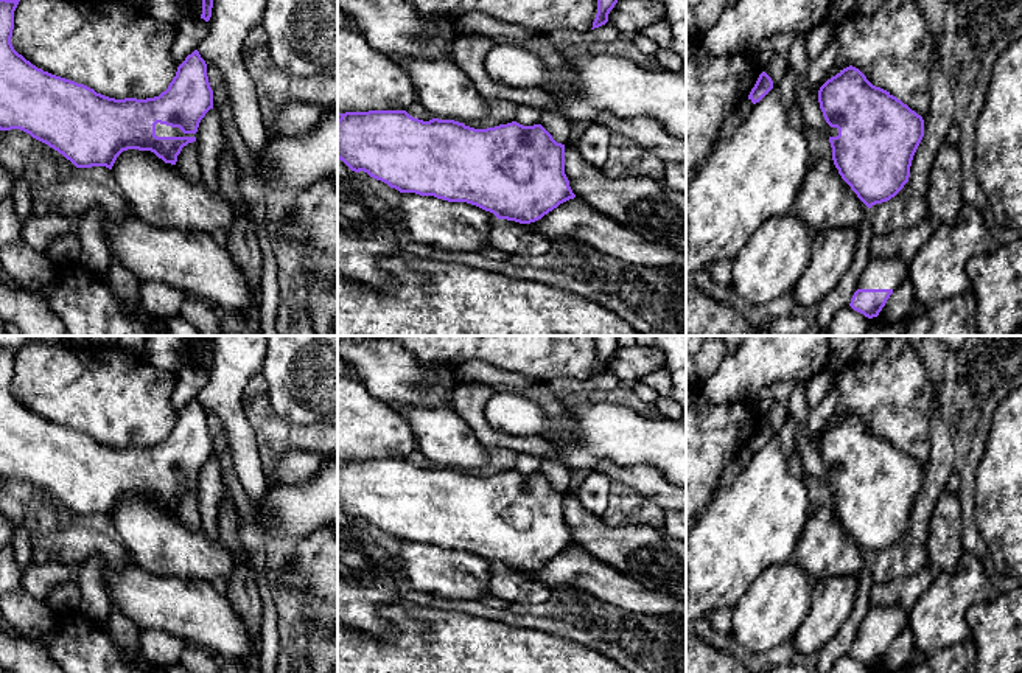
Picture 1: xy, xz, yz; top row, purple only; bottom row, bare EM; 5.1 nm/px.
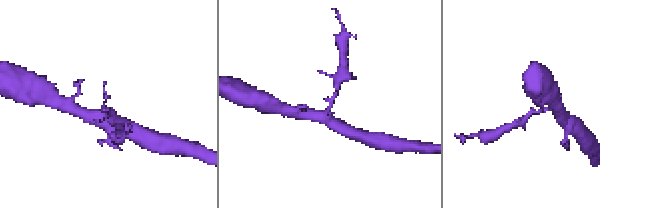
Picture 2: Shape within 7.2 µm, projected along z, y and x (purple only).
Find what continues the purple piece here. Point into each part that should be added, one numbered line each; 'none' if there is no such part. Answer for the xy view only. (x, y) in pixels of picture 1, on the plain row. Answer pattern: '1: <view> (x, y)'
1: xy (160, 477)

